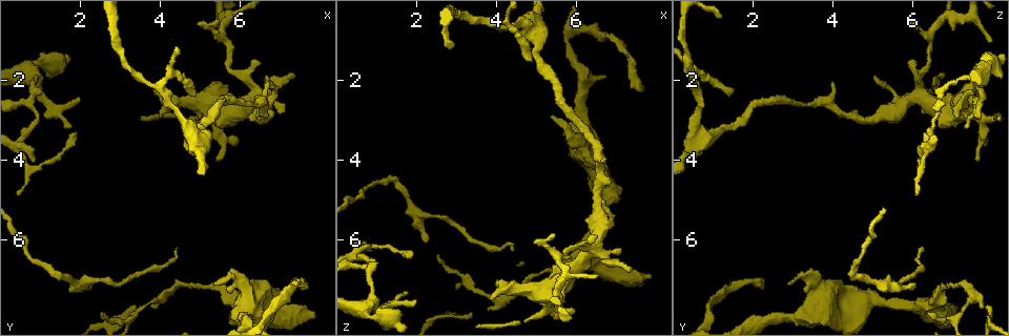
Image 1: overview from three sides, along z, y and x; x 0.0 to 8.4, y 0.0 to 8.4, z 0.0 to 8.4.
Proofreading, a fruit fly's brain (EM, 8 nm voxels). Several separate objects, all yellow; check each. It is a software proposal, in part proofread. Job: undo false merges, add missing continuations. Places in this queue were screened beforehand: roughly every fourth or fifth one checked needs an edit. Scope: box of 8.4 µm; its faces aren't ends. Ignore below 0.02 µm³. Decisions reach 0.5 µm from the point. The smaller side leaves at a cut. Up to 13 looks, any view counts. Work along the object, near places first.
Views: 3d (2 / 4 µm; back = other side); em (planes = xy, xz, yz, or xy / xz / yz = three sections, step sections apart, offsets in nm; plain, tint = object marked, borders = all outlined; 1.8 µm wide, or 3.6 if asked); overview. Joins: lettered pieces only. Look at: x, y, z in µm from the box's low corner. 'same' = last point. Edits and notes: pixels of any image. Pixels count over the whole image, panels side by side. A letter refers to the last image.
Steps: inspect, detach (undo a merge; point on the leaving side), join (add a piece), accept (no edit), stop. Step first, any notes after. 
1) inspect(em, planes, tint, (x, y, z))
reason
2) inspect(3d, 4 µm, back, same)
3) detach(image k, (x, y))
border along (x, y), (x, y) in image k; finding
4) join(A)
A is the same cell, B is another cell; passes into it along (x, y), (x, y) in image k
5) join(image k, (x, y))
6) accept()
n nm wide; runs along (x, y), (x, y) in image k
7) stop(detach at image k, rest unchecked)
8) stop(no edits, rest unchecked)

inspect(em, xz, step 16, borders, (7.90, 7.75, 6.90))
an open end

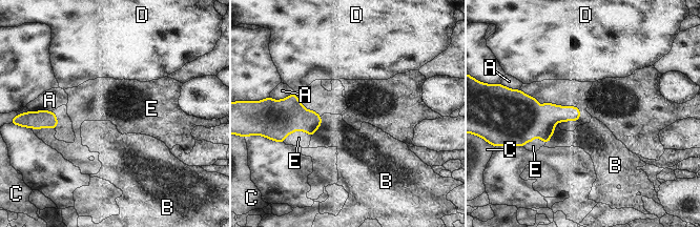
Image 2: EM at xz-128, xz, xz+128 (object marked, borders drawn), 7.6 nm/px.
inspect(em, planes, borders, same)

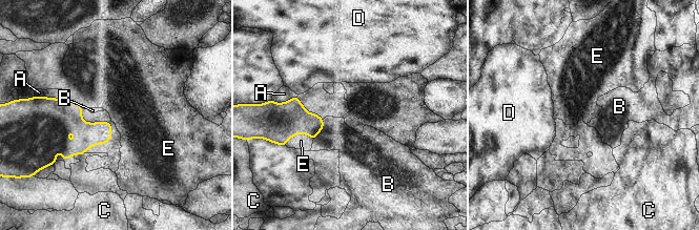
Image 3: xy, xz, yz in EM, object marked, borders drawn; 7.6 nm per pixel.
join(B)
B is the same cell, A, C, D and E are other cells; it goes on there

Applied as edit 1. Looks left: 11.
inspect(overview)

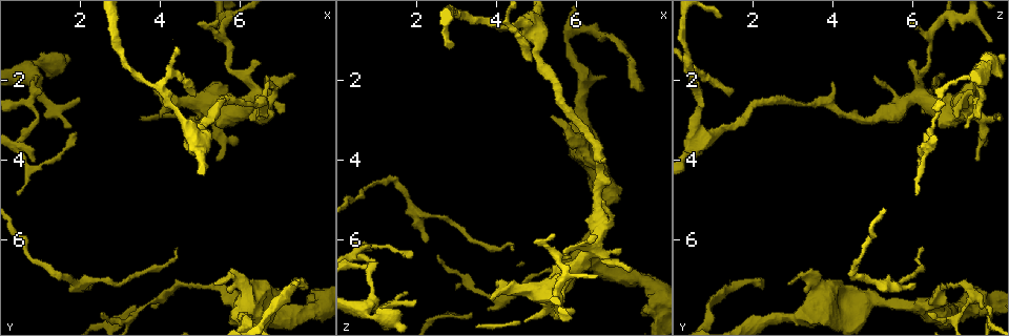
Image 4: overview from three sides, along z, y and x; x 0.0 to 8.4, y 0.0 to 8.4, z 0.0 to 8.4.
inspect(3d, 4 µm, (4.45, 6.25, 6.20))
long arm stops here

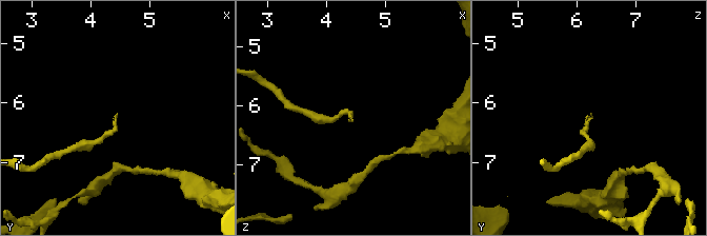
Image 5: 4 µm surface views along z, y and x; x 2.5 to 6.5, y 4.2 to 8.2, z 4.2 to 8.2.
inspect(em, xz, step 16, tint, (4.40, 6.20, 6.30))

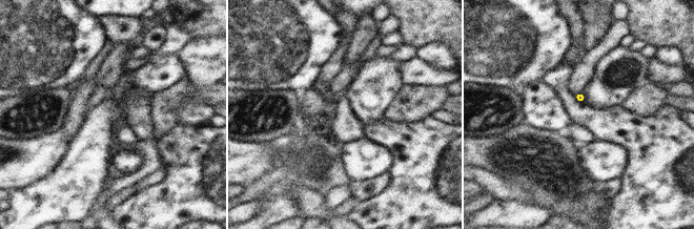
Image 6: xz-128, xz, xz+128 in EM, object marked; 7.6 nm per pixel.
inspect(em, xy, step 16, borders, same)

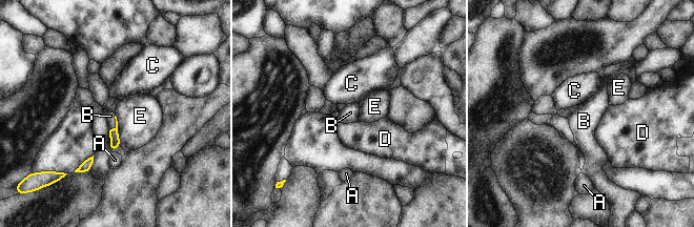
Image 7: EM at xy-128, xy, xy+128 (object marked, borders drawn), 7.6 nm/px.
join(B)
B is the same cell, A, C, D and E are other cells; passes into it along (115, 143), (116, 123), (110, 116) in image 7; it goes on there

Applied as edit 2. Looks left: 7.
inspect(overview)
see it whole again

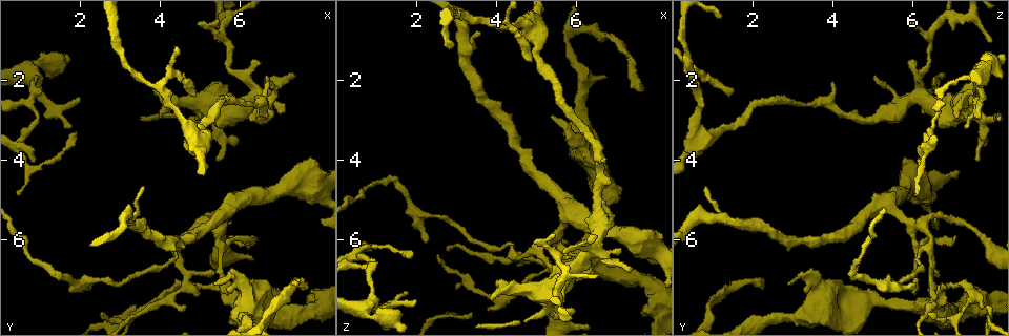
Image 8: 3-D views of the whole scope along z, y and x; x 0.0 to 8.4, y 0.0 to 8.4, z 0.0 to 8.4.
inspect(3d, 4 µm, (0.70, 1.80, 7.70))

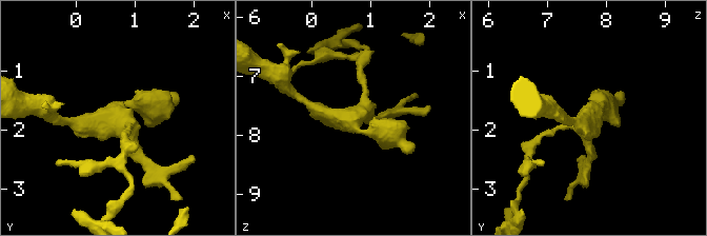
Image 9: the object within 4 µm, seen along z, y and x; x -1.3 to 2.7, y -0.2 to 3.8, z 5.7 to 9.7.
inspect(em, xz, step 8, tint, (0.70, 1.80, 7.75))
shape alone is not enough

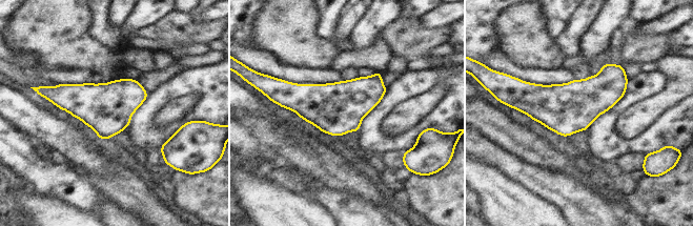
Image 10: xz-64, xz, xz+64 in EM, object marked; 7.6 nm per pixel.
inspect(em, planes, borders, same)

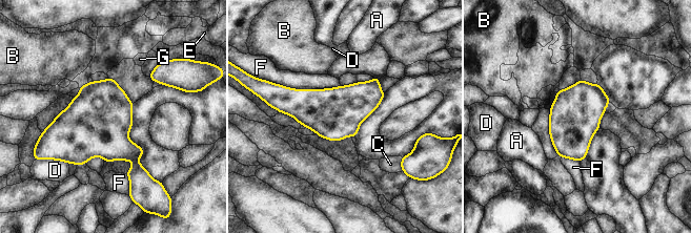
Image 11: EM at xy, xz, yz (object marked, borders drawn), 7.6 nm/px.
accept()
380 nm wide; F touches over 460 nm; A, B, C, D, E, F and G are other cells; all the same neuron

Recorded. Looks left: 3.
inspect(3d, 2 µm, (6.75, 2.05, 4.00))
branch stops here

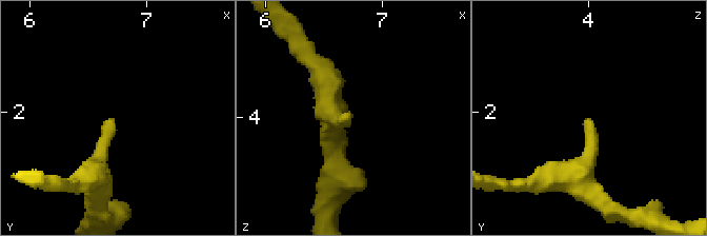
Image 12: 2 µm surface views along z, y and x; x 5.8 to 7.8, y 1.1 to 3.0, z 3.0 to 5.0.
inspect(em, 3.6 µm, planes, borders, (6.70, 2.04, 4.02))
now the EM

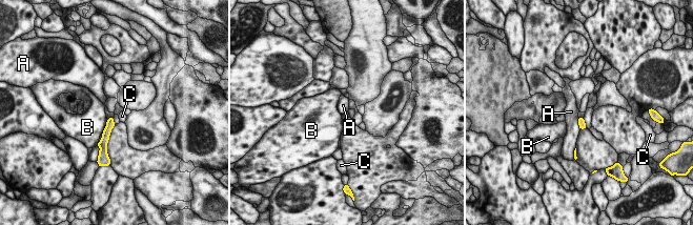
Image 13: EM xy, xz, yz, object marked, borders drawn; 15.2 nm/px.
accept()
A, B and C are other cells; border along (577, 118), (577, 124), (581, 128) in image 13; none of them fits

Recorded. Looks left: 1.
stop(join at image 3, join at image 7, rest unchecked)

